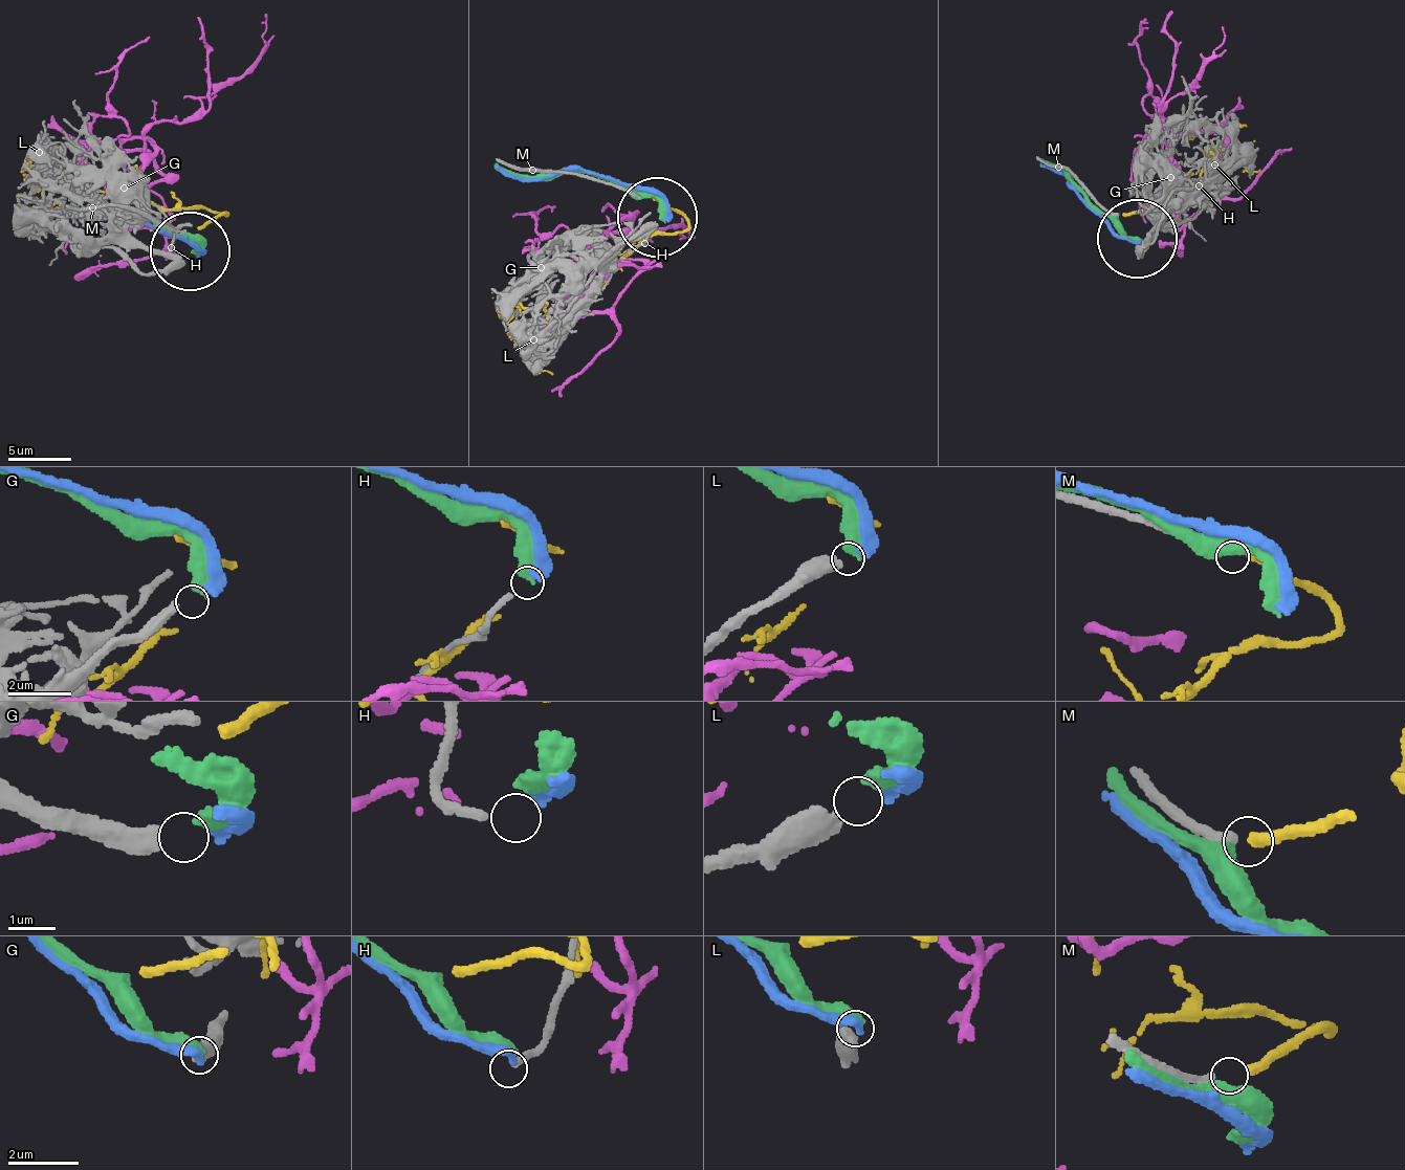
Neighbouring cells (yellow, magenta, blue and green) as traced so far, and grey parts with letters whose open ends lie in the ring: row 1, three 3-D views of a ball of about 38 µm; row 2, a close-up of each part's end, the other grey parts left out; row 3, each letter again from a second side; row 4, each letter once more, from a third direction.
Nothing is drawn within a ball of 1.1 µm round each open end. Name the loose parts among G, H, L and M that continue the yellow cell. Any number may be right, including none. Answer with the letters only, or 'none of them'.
M

